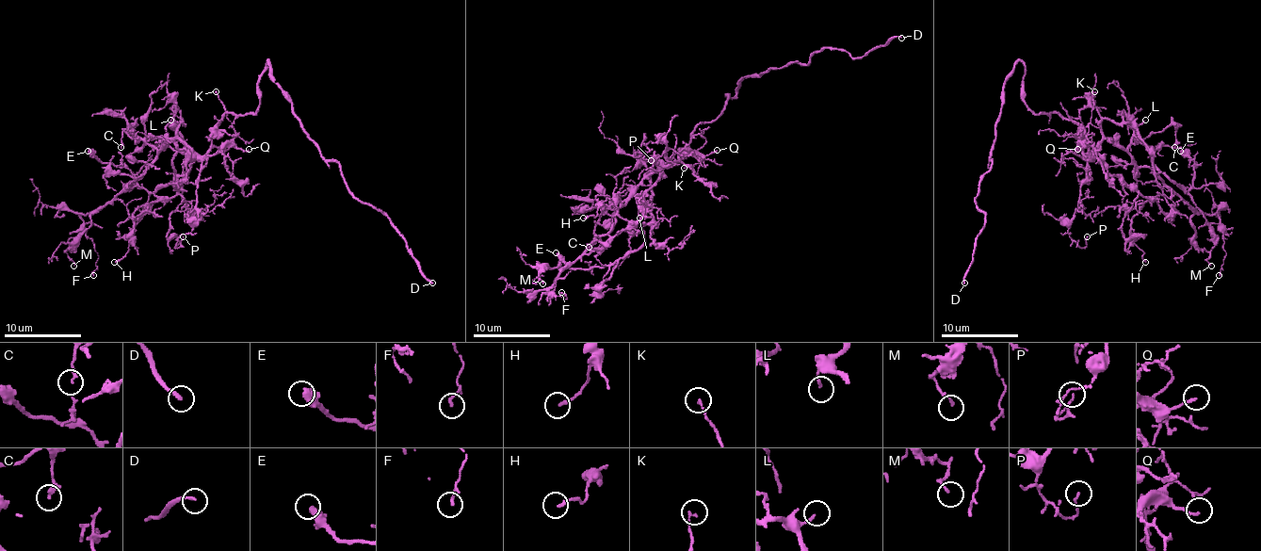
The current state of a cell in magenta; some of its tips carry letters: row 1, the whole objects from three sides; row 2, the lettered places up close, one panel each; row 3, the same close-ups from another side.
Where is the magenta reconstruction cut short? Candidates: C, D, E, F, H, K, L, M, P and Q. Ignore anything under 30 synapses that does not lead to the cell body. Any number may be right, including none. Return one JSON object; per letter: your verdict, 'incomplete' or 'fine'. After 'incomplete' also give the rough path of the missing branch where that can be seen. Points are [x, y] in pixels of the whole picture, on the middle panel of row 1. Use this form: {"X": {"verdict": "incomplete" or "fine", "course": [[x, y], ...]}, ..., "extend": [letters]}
{"C": {"verdict": "fine"}, "D": {"verdict": "incomplete"}, "E": {"verdict": "fine"}, "F": {"verdict": "fine"}, "H": {"verdict": "fine"}, "K": {"verdict": "fine"}, "L": {"verdict": "fine"}, "M": {"verdict": "fine"}, "P": {"verdict": "fine"}, "Q": {"verdict": "fine"}, "extend": ["D"]}

